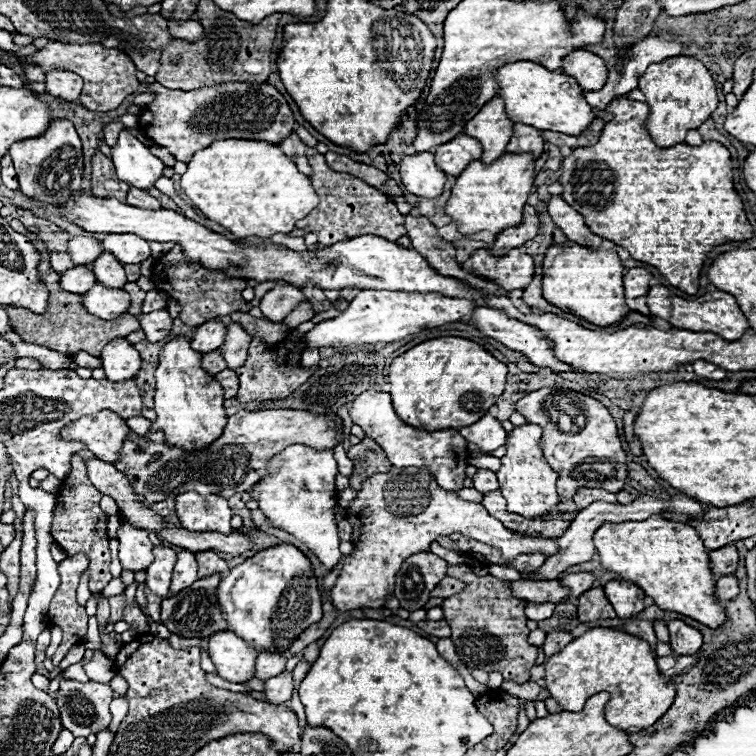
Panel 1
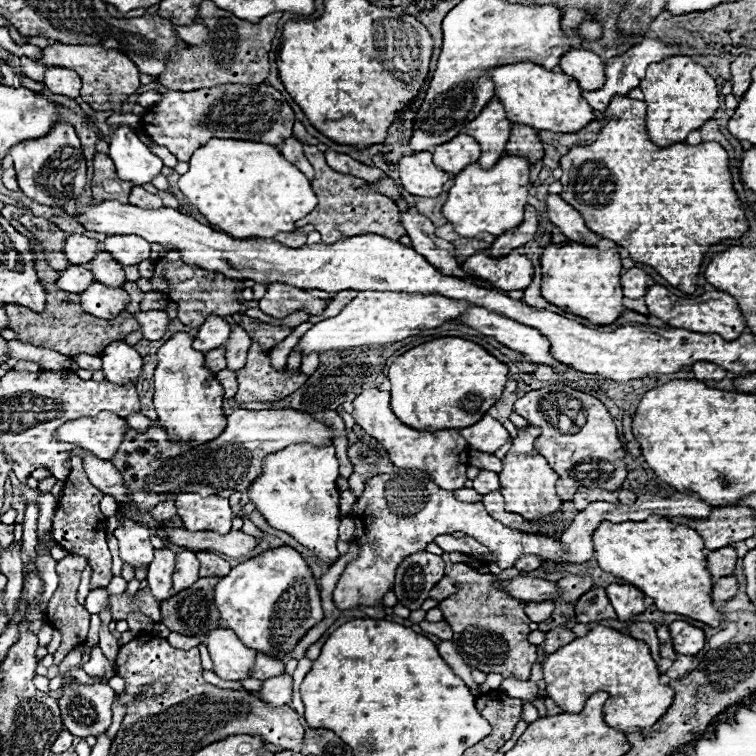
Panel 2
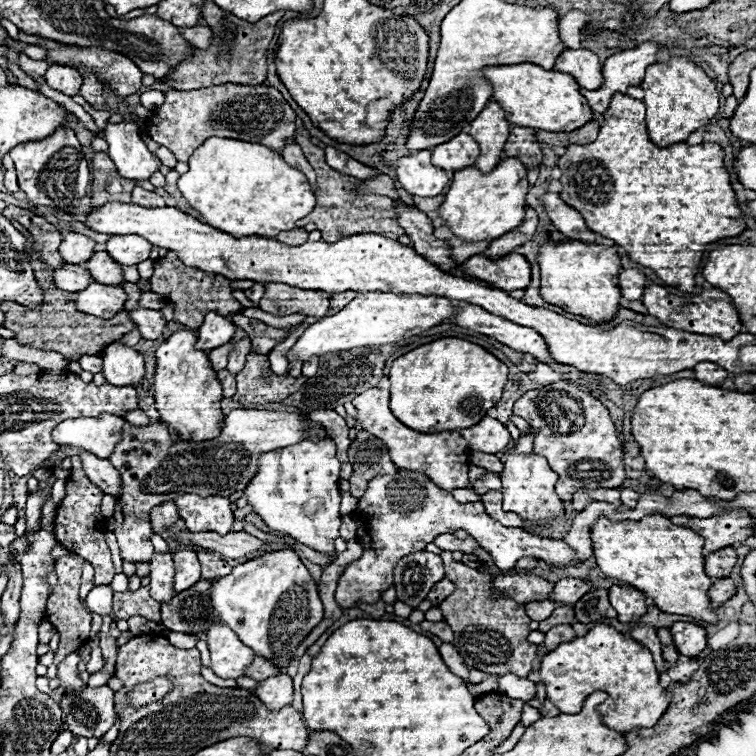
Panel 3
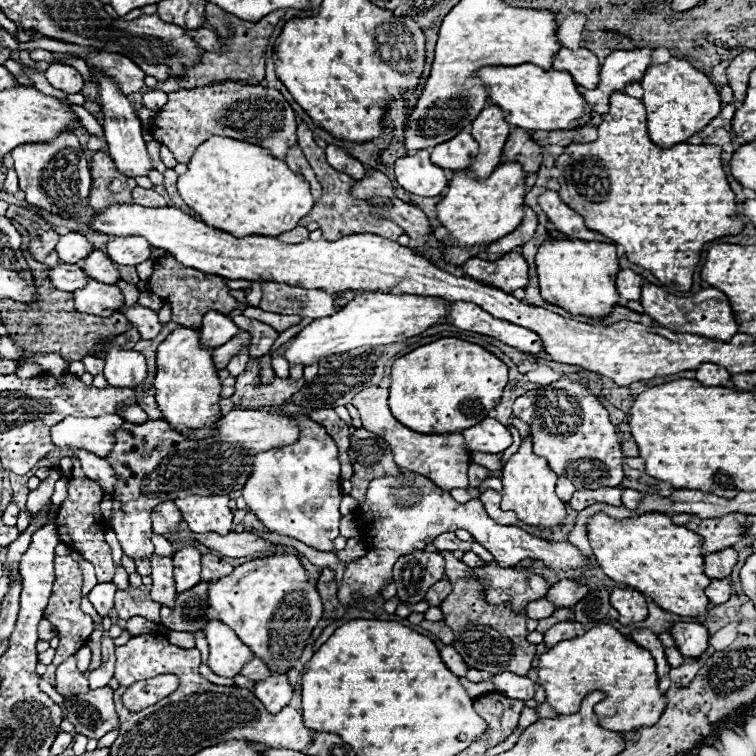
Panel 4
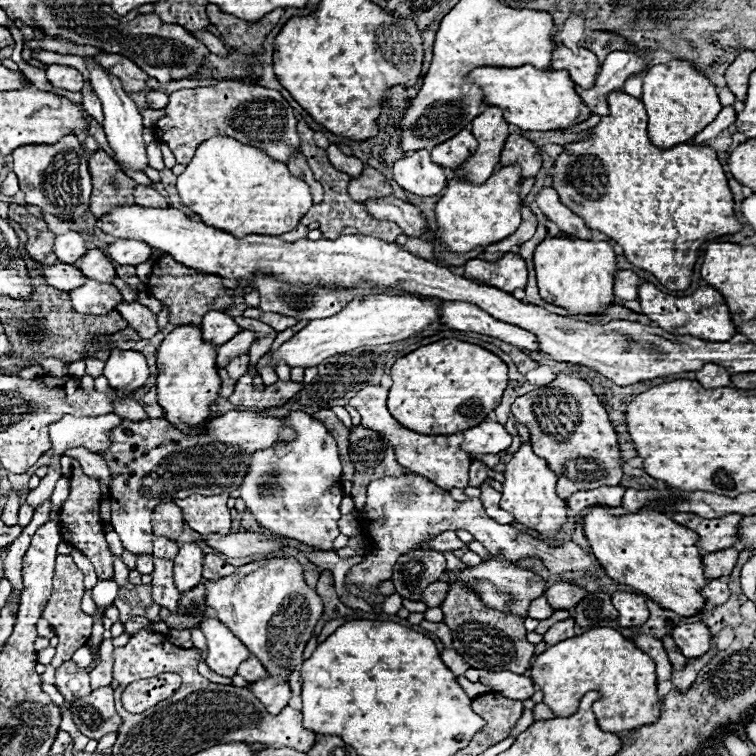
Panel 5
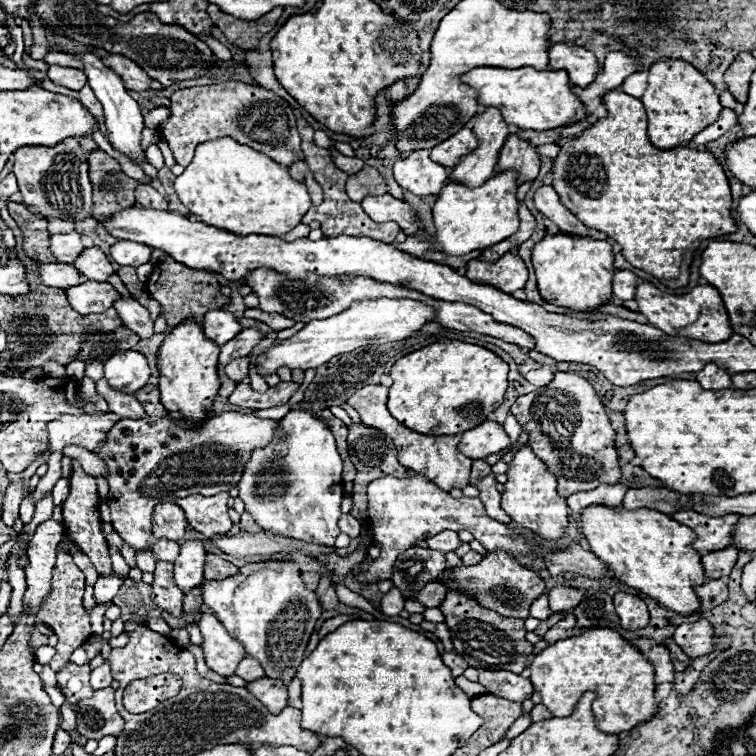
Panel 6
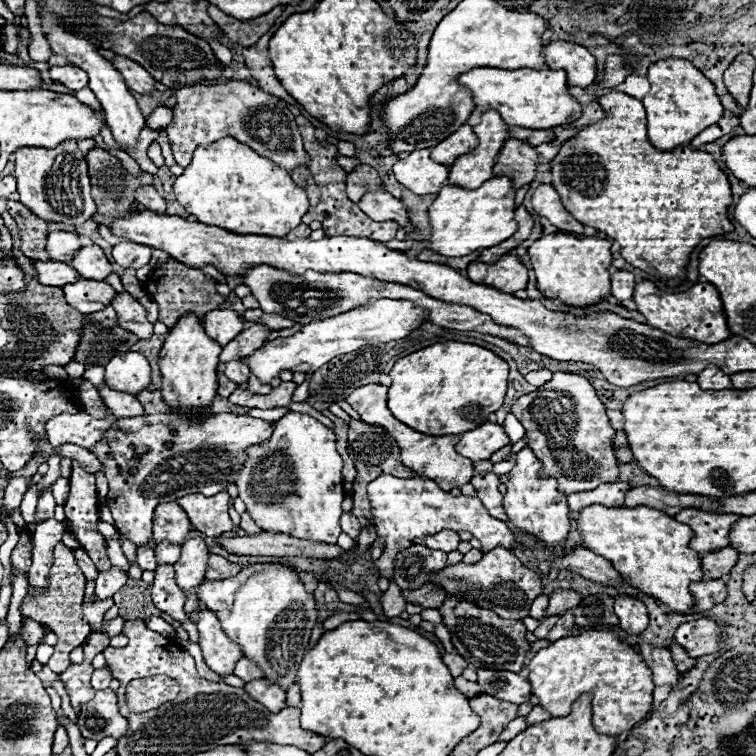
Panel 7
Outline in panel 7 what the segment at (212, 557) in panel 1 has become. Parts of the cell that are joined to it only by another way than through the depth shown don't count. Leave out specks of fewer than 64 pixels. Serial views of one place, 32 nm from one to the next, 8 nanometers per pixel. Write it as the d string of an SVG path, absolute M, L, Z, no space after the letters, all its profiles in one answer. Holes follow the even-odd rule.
M210 554L210 562L208 562L208 570L206 570L206 580L224 580L230 576L236 576L240 572L238 564L218 556L218 554Z

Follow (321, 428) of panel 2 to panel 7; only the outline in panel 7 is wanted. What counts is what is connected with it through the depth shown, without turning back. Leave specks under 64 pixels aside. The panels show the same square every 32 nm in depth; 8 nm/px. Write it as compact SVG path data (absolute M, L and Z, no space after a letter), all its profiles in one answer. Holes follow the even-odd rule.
M150 414L138 418L120 418L116 420L100 442L96 442L90 452L102 462L102 472L108 478L110 492L106 496L106 504L116 520L118 532L126 534L136 546L152 542L152 514L154 508L162 502L174 502L180 496L202 492L202 494L216 494L224 490L228 482L234 482L238 470L246 462L244 450L254 444L262 444L270 438L272 422L250 418L250 416L236 416L236 414L210 414L210 416L188 416L188 414Z

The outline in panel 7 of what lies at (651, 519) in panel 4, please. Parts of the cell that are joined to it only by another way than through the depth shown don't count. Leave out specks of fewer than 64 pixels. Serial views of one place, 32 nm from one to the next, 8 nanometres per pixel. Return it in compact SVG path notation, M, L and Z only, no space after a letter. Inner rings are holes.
M600 504L582 508L576 524L584 546L590 552L610 560L612 566L634 586L642 588L674 612L692 610L694 598L688 586L690 582L702 580L702 570L698 552L688 548L694 532L686 524L680 524L662 510L648 506L606 508Z

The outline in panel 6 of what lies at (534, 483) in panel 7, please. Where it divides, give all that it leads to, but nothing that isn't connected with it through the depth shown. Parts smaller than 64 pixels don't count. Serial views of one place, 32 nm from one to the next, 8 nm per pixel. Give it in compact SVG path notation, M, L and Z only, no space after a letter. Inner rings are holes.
M530 446L518 450L510 462L510 470L506 472L506 490L502 494L502 508L510 514L512 522L518 526L538 534L544 540L560 540L568 528L568 506L566 498L556 492L556 478L546 472L546 466L540 458L534 456Z

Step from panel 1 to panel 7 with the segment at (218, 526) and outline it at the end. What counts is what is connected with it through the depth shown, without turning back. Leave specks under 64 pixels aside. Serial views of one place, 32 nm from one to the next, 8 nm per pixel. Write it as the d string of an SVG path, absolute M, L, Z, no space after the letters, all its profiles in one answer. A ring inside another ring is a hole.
M196 492L178 498L178 504L186 510L192 526L196 526L196 530L206 534L208 538L216 538L222 532L232 530L228 502L230 502L228 492L218 492L214 496L204 496Z

